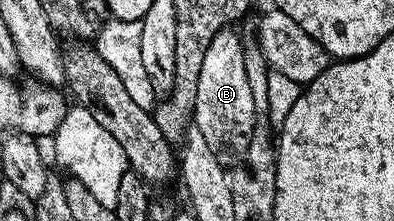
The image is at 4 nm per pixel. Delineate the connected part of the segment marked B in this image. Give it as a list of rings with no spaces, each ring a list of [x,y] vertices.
[[[235,30],[219,31],[214,41],[210,41],[210,49],[206,49],[202,73],[198,73],[198,97],[192,118],[198,131],[206,137],[210,149],[224,165],[235,165],[244,158],[254,130],[254,98],[246,77],[241,36]]]

